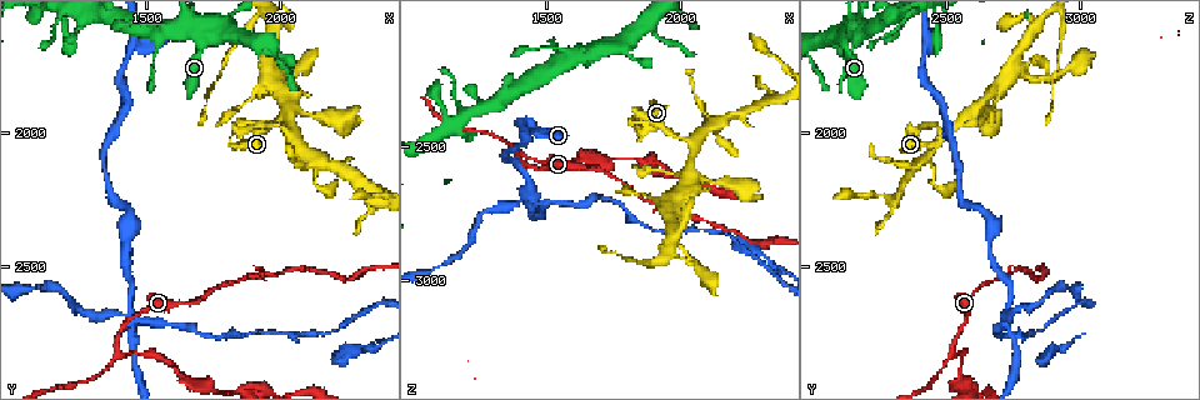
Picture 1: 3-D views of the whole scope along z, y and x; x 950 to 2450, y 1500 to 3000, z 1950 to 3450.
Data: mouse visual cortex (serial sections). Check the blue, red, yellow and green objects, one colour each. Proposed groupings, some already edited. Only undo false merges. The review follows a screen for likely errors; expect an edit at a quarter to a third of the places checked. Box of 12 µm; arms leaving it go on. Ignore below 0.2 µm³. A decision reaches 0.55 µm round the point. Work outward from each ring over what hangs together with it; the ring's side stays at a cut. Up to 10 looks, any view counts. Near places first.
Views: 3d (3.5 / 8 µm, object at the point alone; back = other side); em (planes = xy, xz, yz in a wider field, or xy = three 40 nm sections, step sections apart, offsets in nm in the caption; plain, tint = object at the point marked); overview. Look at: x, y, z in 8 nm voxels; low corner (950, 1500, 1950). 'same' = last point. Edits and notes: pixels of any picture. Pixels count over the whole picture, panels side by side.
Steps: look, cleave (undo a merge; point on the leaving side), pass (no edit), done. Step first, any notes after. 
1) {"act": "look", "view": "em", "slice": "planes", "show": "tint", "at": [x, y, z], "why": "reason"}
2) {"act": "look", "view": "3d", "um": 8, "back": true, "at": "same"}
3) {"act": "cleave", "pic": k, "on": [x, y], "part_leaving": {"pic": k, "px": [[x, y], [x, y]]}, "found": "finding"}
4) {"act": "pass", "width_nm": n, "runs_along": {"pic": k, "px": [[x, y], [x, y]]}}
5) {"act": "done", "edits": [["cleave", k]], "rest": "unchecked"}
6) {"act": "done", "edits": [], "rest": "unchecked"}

{"act": "look", "view": "3d", "um": 3.5, "at": [1670, 1620, 2140], "why": "calibre changes"}

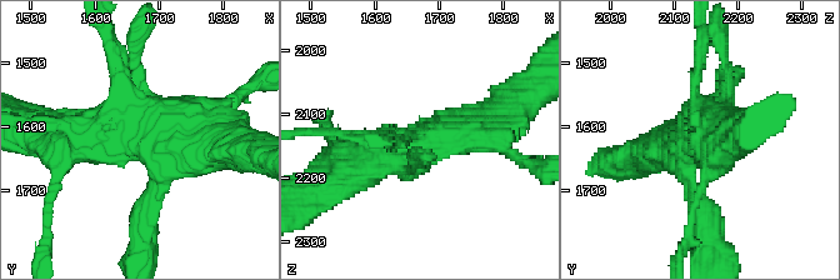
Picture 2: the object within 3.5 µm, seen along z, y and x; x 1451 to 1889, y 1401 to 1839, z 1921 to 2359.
{"act": "look", "view": "em", "slice": "xy", "step": 1, "show": "tint", "at": [1665, 1615, 2145], "why": "need the tissue"}

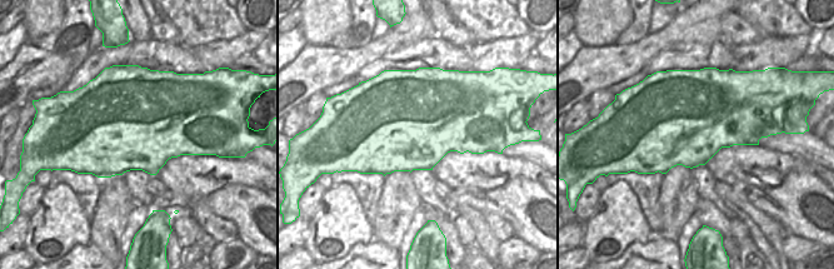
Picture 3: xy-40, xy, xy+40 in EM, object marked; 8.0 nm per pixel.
{"act": "look", "view": "em", "slice": "xy", "step": 3, "show": "tint", "at": "same"}

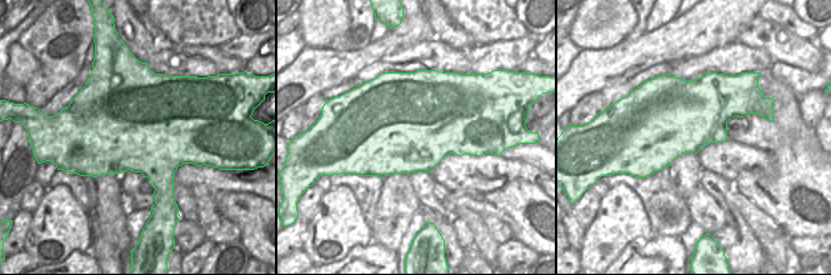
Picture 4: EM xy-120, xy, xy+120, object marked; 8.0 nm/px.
{"act": "pass", "runs_along": {"pic": 2, "px": [[145, 206], [156, 164], [130, 134], [56, 145]]}, "found": "all the same cell"}

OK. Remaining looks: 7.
{"act": "look", "view": "3d", "um": 3.5, "back": true, "at": [2040, 2010, 2490], "why": "calibre changes"}

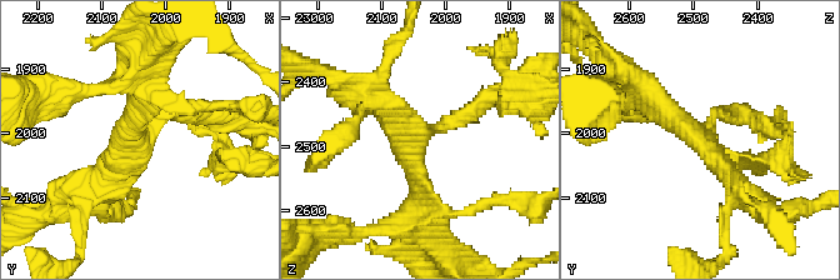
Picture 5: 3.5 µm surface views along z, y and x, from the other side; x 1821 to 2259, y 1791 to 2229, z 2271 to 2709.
{"act": "pass", "runs_along": {"pic": 5, "px": [[489, 96], [413, 144], [420, 199]]}, "found": "one cell here"}

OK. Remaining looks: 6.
{"act": "look", "view": "3d", "um": 3.5, "at": [1390, 2830, 2520]}

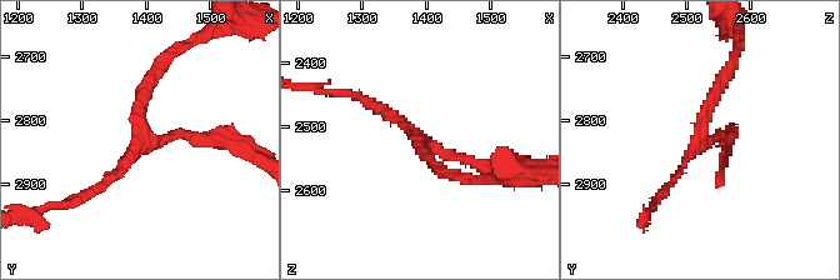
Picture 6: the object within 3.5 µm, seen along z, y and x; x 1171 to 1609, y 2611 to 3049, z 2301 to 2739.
{"act": "look", "view": "em", "slice": "xy", "step": 3, "show": "tint", "at": [1400, 2825, 2525], "arms": 3, "arm_widths_nm": [100, 150, 150], "why": "shape alone is not enough"}

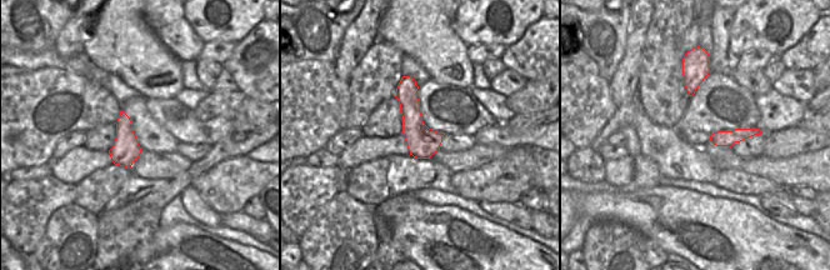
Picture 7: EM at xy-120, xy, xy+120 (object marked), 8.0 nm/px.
{"act": "pass", "runs_along": {"pic": 7, "px": [[756, 131], [730, 138], [713, 138]]}, "found": "one cell here"}

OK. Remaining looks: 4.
{"act": "look", "view": "em", "slice": "xy", "step": 1, "show": "tint", "at": [1440, 2670, 2740], "why": "four arms meet"}

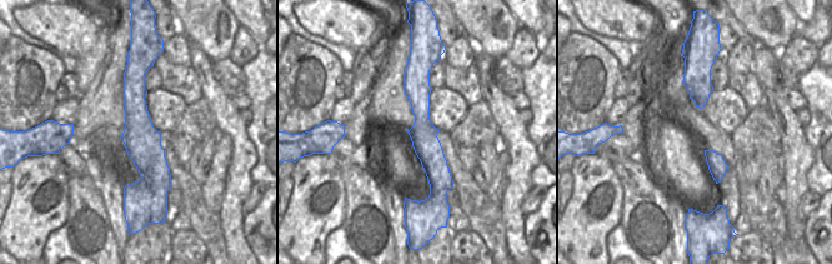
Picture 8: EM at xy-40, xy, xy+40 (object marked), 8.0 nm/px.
{"act": "look", "view": "3d", "um": 3.5, "at": "same"}

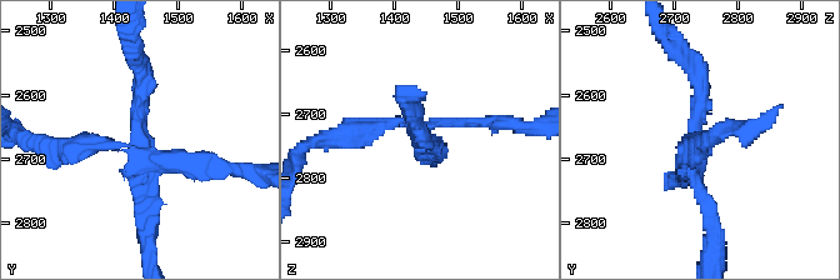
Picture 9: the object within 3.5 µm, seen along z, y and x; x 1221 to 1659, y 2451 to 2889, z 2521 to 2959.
{"act": "cleave", "pic": 9, "on": [196, 165], "arms": 4, "arm_widths_nm": [150, 150, 250, 300], "part_leaving": {"pic": 9, "px": [[150, 156], [261, 173]]}, "found": "two cells meet here"}

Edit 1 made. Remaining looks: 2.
{"act": "done", "edits": [["cleave", 9]], "rest": "unchecked"}

